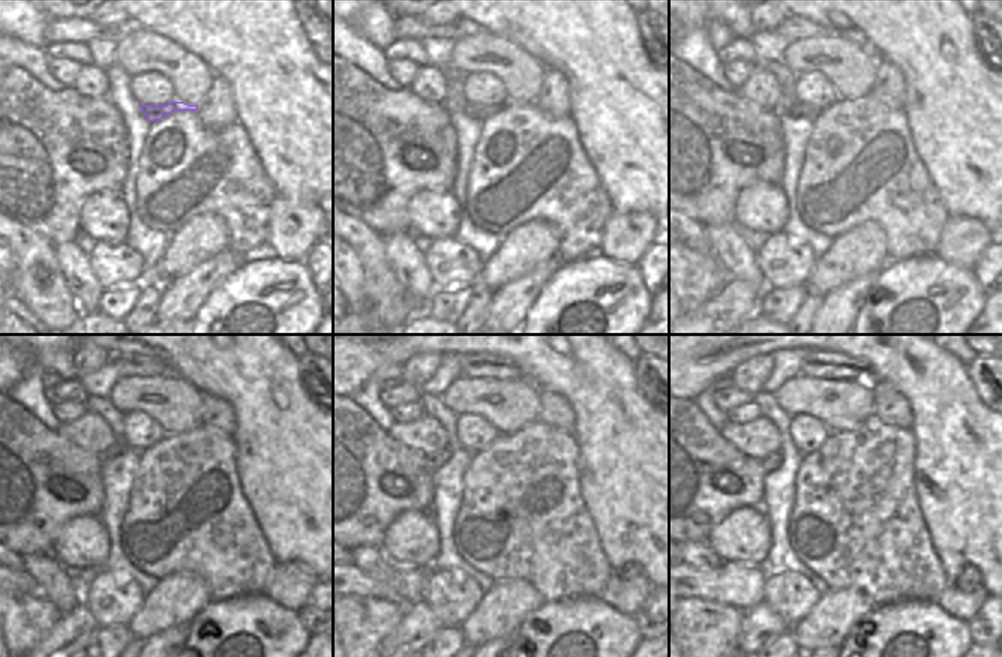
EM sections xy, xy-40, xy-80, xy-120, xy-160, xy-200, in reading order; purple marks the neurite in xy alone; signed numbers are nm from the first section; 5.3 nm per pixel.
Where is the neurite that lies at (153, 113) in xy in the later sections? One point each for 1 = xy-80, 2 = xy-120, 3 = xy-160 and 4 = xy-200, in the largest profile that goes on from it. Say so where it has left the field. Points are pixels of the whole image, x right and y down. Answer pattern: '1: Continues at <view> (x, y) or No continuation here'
1: Continues at xy-80 (798, 110)
2: Continues at xy-120 (111, 452)
3: Continues at xy-160 (437, 459)
4: Continues at xy-200 (771, 462)

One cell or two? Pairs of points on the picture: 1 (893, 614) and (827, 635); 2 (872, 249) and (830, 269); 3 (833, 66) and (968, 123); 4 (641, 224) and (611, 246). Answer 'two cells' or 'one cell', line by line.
1: two cells
2: one cell
3: two cells
4: one cell

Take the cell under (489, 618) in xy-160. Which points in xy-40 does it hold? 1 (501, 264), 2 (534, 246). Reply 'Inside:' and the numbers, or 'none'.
Inside: 1, 2

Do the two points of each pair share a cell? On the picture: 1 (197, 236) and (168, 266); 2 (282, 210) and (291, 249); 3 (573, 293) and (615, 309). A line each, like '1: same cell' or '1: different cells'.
1: same cell
2: same cell
3: same cell

